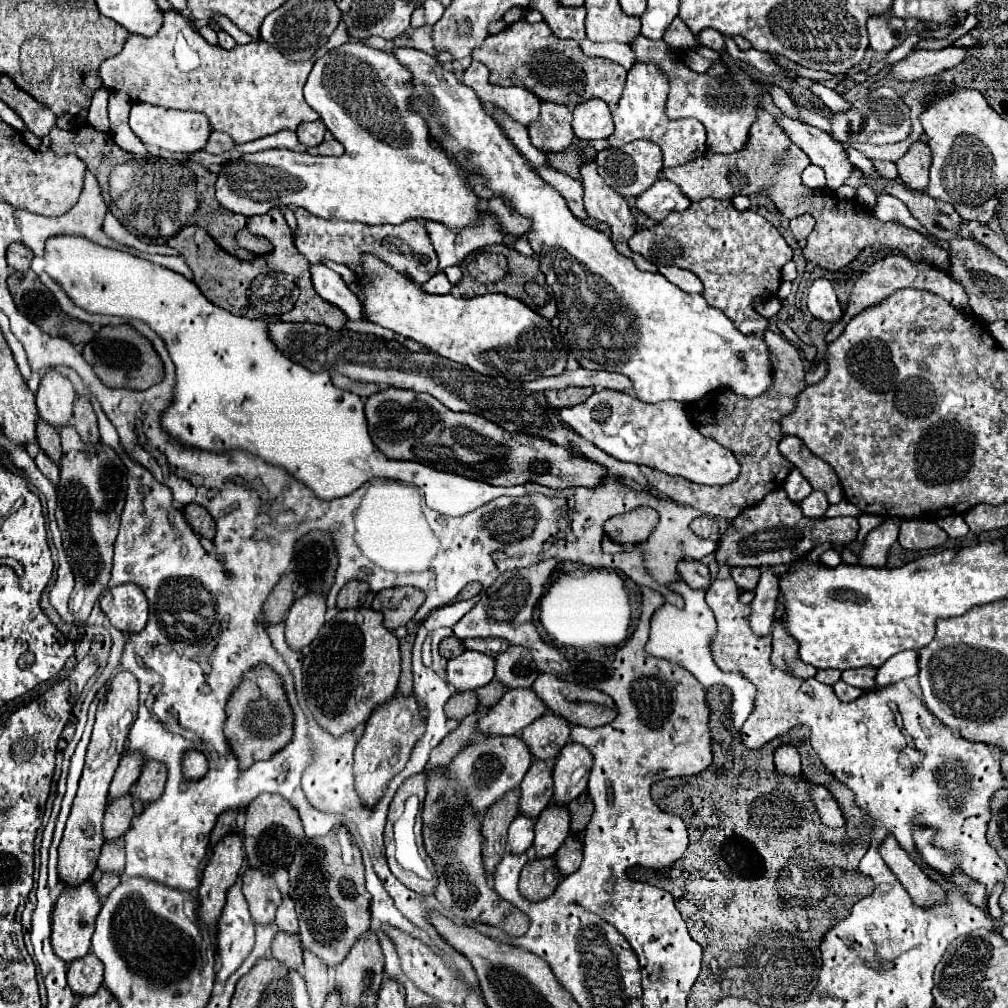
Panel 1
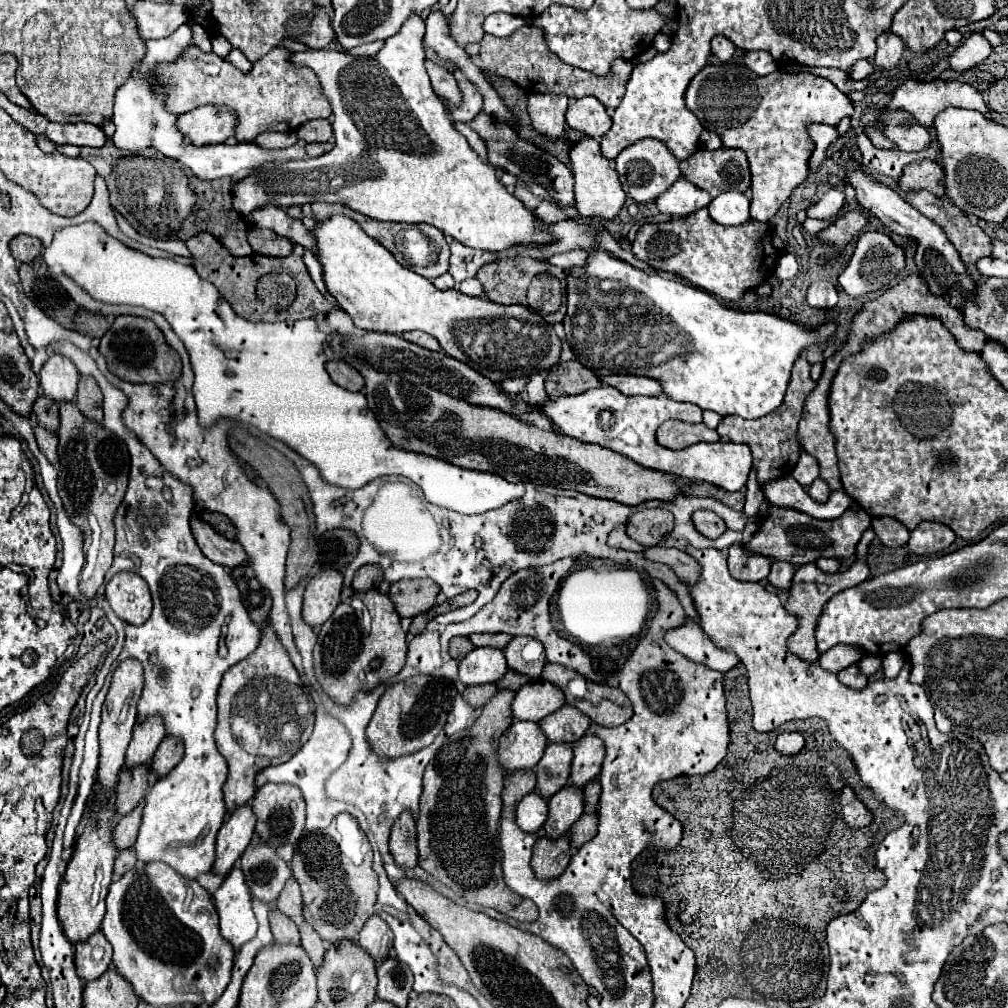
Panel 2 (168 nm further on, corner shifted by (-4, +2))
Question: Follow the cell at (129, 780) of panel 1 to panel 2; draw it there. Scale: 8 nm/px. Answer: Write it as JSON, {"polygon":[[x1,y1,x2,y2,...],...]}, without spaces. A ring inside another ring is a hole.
{"polygon":[[154,715,152,719,154,719,152,723,140,721,134,727,134,735,132,735,132,741,126,751,126,767,128,769,150,761,152,755,156,753,156,747,160,745,160,741,166,737,164,719,160,715]]}

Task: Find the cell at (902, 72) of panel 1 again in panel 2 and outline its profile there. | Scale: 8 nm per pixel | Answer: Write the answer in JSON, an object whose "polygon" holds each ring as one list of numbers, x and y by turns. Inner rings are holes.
{"polygon":[[974,33,968,39,964,39,960,47,956,47,956,51,950,57,950,67,958,71,970,69,982,63,990,53,992,53,992,45,988,43,988,39,982,33]]}

